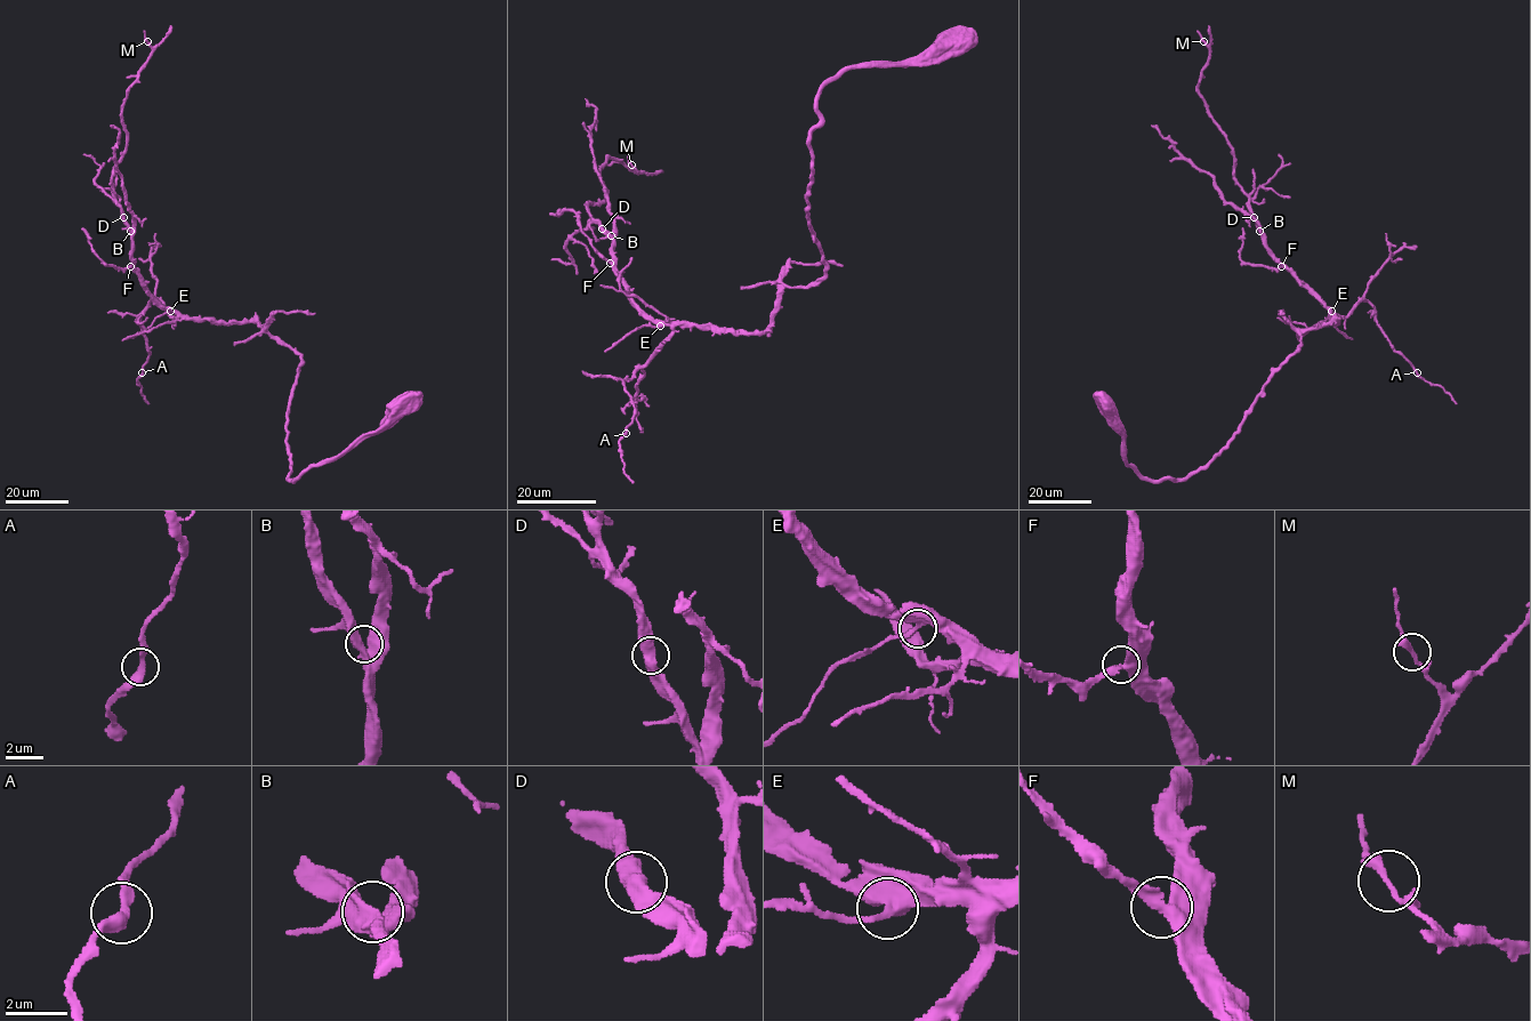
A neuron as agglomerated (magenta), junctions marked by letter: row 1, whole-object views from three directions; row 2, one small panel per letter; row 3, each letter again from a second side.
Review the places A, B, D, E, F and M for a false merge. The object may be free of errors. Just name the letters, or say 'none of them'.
none of them

